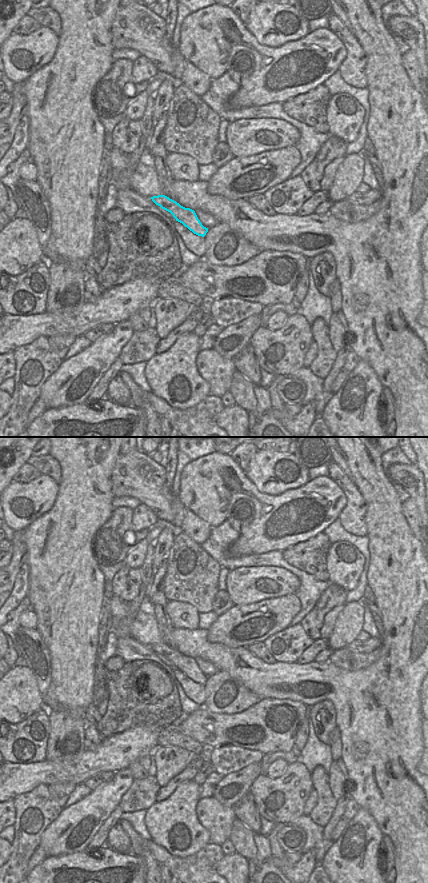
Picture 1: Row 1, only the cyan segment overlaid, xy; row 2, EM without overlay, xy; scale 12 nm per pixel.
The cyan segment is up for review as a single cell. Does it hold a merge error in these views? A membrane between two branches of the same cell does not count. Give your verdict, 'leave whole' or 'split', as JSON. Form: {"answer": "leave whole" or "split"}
{"answer": "leave whole"}

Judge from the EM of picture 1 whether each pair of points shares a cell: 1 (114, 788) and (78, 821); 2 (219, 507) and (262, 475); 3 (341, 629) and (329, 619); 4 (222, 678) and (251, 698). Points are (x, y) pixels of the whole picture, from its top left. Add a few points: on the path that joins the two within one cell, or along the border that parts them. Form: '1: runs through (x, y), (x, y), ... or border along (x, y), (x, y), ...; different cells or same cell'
1: runs through (105, 797), (87, 815); same cell
2: border along (244, 472), (246, 477), (260, 492), (272, 495); different cells
3: border along (343, 606), (336, 618), (332, 634), (327, 639); different cells
4: runs through (214, 694), (213, 703), (220, 709), (235, 700); same cell

